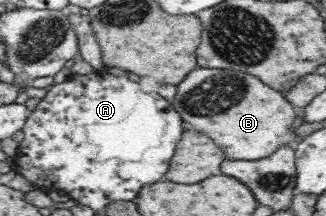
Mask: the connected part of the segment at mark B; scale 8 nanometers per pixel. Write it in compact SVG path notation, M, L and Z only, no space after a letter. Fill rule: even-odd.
M198 67L178 84L177 95L171 103L182 120L212 137L228 159L256 161L285 145L284 136L292 130L292 121L299 111L286 100L284 93L248 73L216 69ZM222 93L230 99L224 99Z

